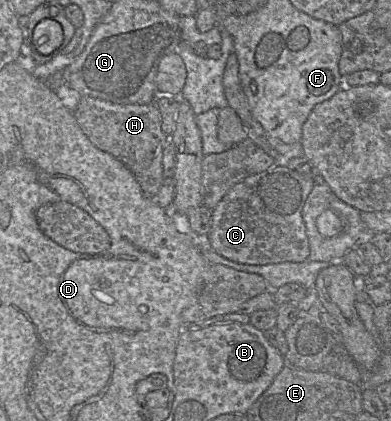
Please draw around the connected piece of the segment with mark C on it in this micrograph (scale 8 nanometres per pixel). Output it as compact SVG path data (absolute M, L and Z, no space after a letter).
M281 165L248 176L232 186L212 211L212 227L205 242L221 256L242 264L308 260L310 248L302 209L314 185L313 178Z

